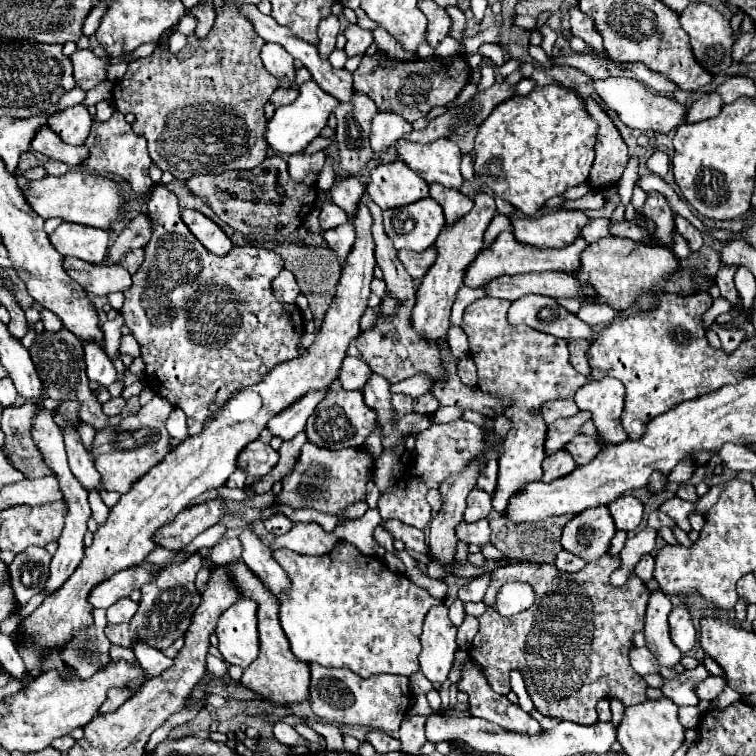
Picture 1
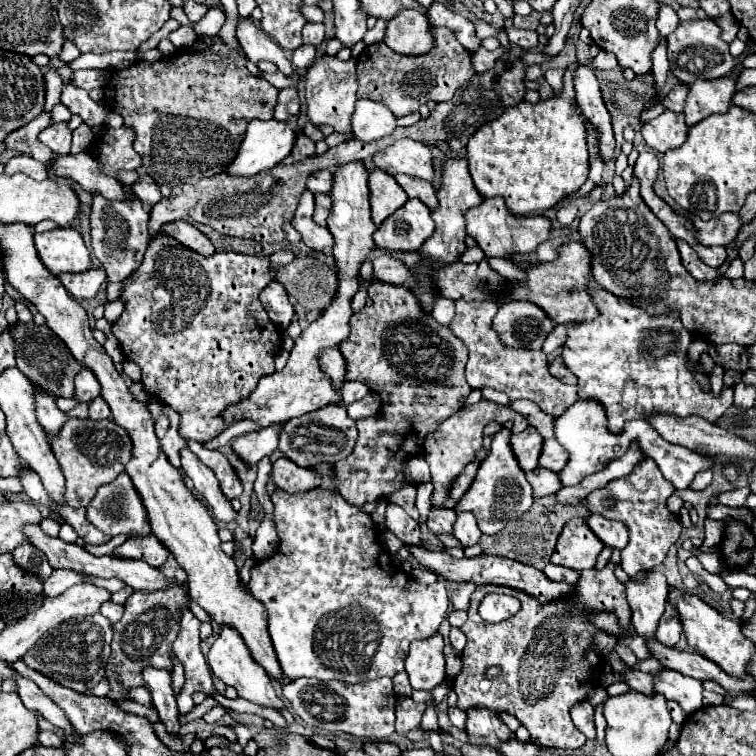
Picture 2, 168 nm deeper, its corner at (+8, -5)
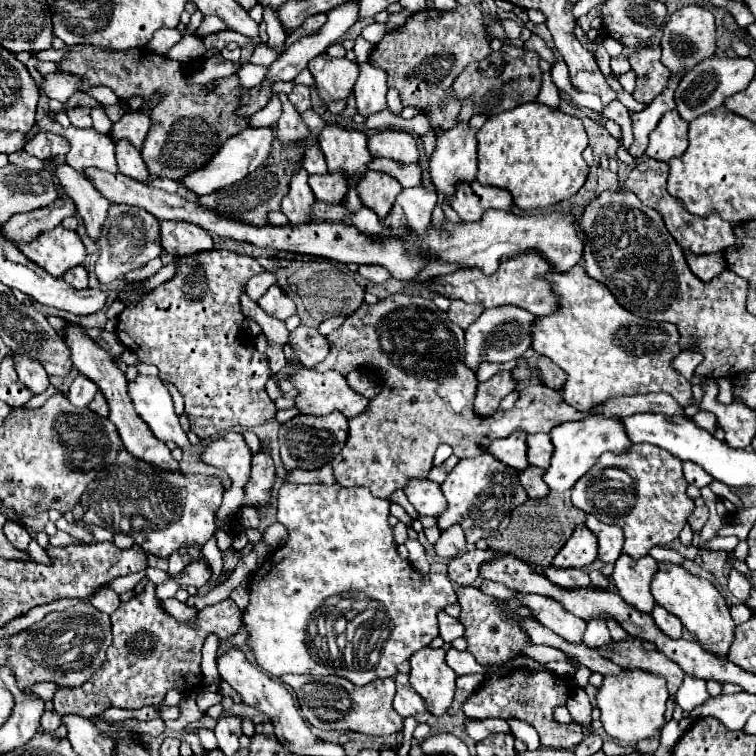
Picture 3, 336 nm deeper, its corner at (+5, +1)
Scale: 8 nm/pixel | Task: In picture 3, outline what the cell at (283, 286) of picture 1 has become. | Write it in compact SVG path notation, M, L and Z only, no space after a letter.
M271 285L267 289L267 293L257 303L267 315L271 315L275 319L281 319L281 321L295 315L295 303L279 289L279 285Z

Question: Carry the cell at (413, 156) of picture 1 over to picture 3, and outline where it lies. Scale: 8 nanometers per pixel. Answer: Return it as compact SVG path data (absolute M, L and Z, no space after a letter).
M379 131L373 137L369 137L367 147L373 157L387 157L401 163L417 163L417 141L405 131Z

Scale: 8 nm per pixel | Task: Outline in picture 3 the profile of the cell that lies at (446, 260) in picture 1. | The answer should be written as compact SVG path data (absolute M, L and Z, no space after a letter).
M457 123L453 129L437 137L435 153L431 155L429 171L437 191L445 193L447 201L455 193L457 181L475 181L477 173L477 137L469 123Z

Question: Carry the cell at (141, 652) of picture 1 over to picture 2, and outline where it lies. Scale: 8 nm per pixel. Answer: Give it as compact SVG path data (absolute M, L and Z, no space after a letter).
M144 667L142 669L142 679L146 687L152 693L154 707L164 721L168 733L176 735L180 731L178 723L178 705L176 705L176 695L172 689L172 673L166 669L156 669L156 667Z

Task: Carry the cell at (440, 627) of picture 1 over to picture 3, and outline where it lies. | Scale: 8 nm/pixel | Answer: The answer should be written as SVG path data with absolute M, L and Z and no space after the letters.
M419 649L411 661L411 685L423 697L431 715L441 717L449 711L455 695L455 671L445 663L443 649Z

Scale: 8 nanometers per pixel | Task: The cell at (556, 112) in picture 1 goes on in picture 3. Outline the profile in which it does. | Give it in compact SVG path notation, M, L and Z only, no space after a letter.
M535 101L493 115L477 131L477 139L477 181L507 189L519 209L547 209L569 199L583 187L589 175L589 165L583 159L587 133L581 121Z

